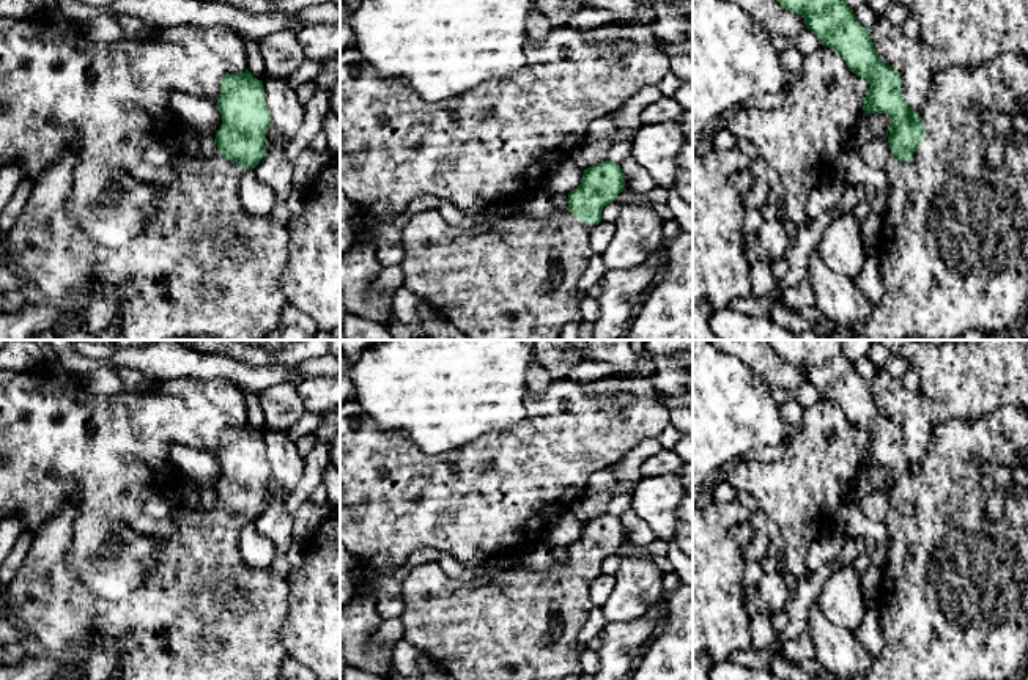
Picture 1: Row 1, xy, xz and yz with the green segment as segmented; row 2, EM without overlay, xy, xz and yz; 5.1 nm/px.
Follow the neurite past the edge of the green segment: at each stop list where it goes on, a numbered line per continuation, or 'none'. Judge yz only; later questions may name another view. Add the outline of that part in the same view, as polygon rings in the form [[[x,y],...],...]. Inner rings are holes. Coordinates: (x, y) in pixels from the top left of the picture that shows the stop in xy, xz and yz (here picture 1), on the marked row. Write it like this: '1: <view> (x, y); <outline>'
1: yz (953, 251); [[[1004,54],[995,57],[982,68],[948,68],[934,74],[929,101],[919,110],[926,137],[913,153],[910,162],[889,156],[885,173],[888,189],[883,194],[888,198],[886,212],[882,216],[882,233],[877,239],[877,258],[880,260],[880,274],[885,286],[880,304],[867,318],[860,340],[957,340],[970,331],[984,331],[995,335],[1008,335],[1017,316],[1026,310],[1028,288],[1028,137],[1023,134],[1004,137],[1004,157],[997,168],[985,162],[989,140],[981,134],[984,124],[982,113],[993,112],[1011,115],[1017,112],[1017,104],[1028,98],[1028,57],[1022,54]]]

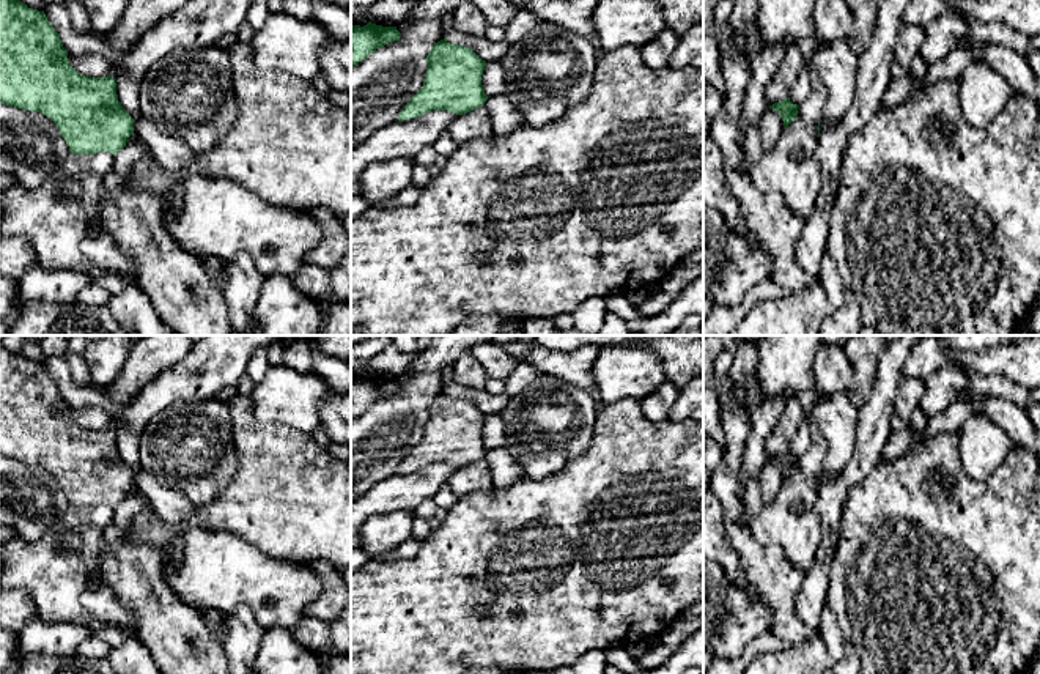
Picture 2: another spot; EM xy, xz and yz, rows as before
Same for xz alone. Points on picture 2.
none

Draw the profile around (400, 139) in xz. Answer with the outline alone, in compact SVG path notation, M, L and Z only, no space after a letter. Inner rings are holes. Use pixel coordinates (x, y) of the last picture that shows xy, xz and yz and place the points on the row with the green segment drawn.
M431 110L417 118L393 121L378 129L356 148L351 148L351 180L357 180L373 162L415 157L420 151L433 146L456 117L447 110Z

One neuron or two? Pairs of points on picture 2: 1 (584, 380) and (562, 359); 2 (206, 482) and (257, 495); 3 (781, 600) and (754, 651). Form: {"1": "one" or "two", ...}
{"1": "one", "2": "two", "3": "two"}

